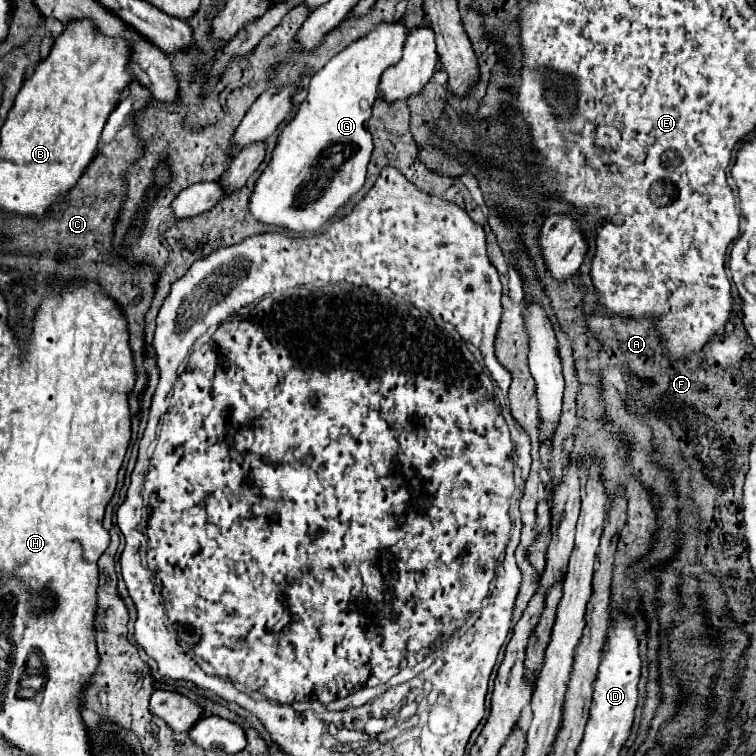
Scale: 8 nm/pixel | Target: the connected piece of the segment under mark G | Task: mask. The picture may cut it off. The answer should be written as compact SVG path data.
M382 21L334 55L310 79L308 97L278 137L274 157L250 197L250 211L258 221L298 233L320 231L362 189L372 153L368 119L378 97L378 83L382 73L400 61L406 37L404 21Z

